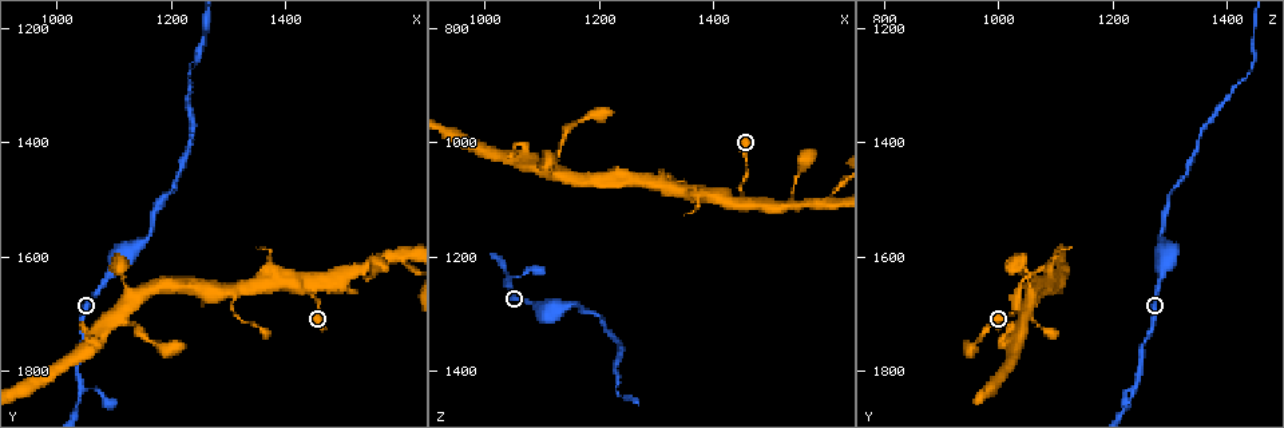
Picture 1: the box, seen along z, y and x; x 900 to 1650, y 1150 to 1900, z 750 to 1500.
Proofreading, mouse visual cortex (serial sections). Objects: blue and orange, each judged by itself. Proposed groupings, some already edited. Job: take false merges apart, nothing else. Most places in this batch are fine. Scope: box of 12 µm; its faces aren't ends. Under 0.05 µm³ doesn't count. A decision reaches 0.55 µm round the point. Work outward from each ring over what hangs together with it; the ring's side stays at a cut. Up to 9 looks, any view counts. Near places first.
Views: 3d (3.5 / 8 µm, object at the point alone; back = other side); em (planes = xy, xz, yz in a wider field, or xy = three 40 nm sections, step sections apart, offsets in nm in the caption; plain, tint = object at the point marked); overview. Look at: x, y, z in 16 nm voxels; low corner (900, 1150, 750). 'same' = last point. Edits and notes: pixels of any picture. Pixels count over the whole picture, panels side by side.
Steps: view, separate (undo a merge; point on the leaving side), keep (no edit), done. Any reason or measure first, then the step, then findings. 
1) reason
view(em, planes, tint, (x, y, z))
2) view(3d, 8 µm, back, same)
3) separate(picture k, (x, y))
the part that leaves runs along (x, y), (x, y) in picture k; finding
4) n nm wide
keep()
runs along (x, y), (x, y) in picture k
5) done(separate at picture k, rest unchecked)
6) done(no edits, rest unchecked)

sudden change in width
view(3d, 3.5 µm, (1455, 1660, 1095))

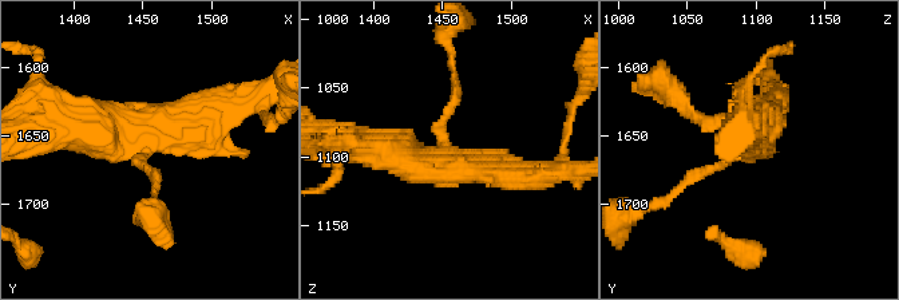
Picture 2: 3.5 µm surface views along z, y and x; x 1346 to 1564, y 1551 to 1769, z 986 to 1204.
3 arms; arms of 150, 350, 450 nm
view(em, xy, step 5, tint, (1448, 1656, 1100))

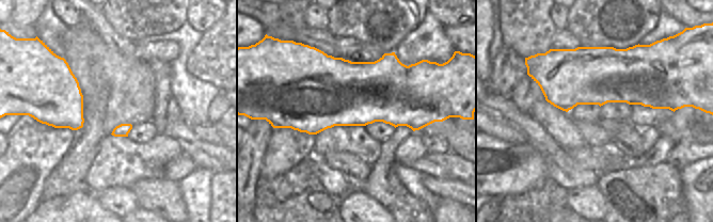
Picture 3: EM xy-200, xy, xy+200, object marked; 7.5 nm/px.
500 nm wide
keep()
runs along (455, 83), (431, 165), (360, 145) in picture 2; continuous, no second cell

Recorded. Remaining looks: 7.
three arms meet
view(3d, 3.5 µm, (1595, 1605, 1105))

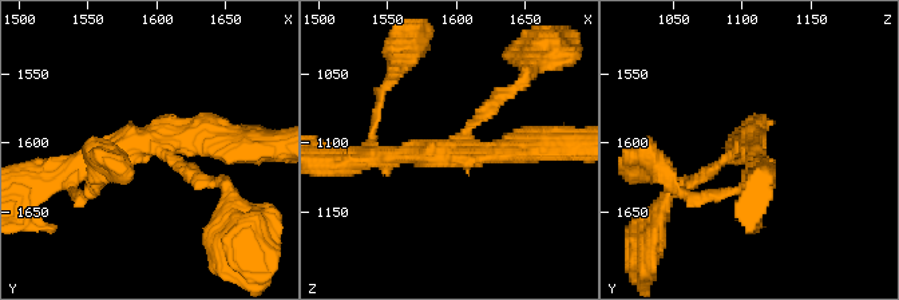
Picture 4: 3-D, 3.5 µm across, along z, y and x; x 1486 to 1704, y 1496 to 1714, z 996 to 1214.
3 arms; arms of 150, 250, 300 nm; need the tissue
view(em, xy, step 5, tint, (1594, 1600, 1106))

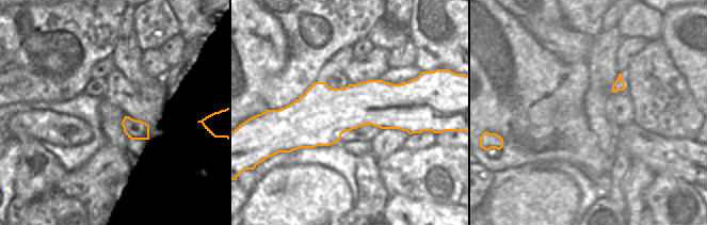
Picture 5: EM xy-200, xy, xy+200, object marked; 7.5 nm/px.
view(em, xy, step 1, tint, same)

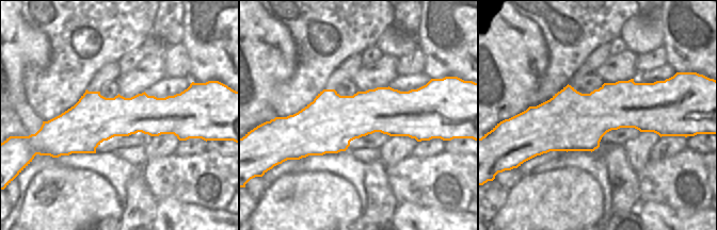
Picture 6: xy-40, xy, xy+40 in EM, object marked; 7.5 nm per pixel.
keep()
runs along (367, 158), (510, 152), (522, 134) in picture 4; all the same cell

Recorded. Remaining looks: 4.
abrupt turn
view(3d, 3.5 µm, (1040, 1820, 1240))

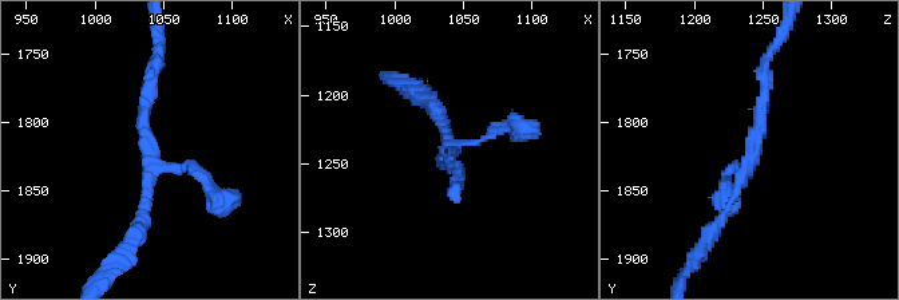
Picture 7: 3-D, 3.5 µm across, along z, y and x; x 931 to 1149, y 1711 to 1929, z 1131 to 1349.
need the tissue
view(em, xy, step 3, tint, (1038, 1826, 1240))

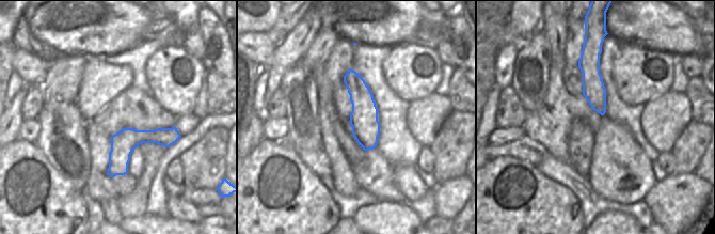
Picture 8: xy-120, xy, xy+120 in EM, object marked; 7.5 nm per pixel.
200 nm wide
keep()
runs along (764, 72), (753, 154), (727, 174), (727, 200) in picture 7; all the same cell

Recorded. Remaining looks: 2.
thin neck
view(3d, 8 µm, back, (1260, 1200, 1450))

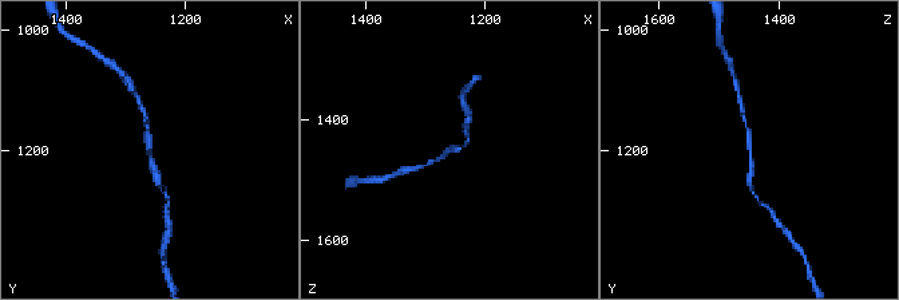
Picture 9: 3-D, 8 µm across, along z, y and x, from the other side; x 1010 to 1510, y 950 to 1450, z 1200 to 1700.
zoom in
view(3d, 3.5 µm, (1260, 1200, 1450))

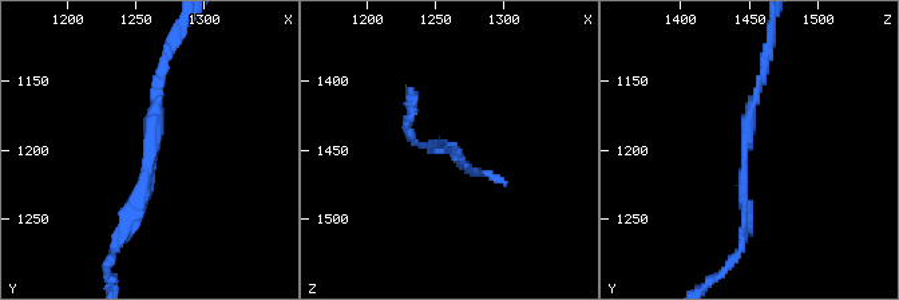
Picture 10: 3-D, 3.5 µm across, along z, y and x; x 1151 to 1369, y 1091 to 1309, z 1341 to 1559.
arms of 100, 150 nm
keep()
runs along (118, 236), (155, 149), (163, 83) in picture 10; one cell here

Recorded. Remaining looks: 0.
done(no edits, rest unchecked)

